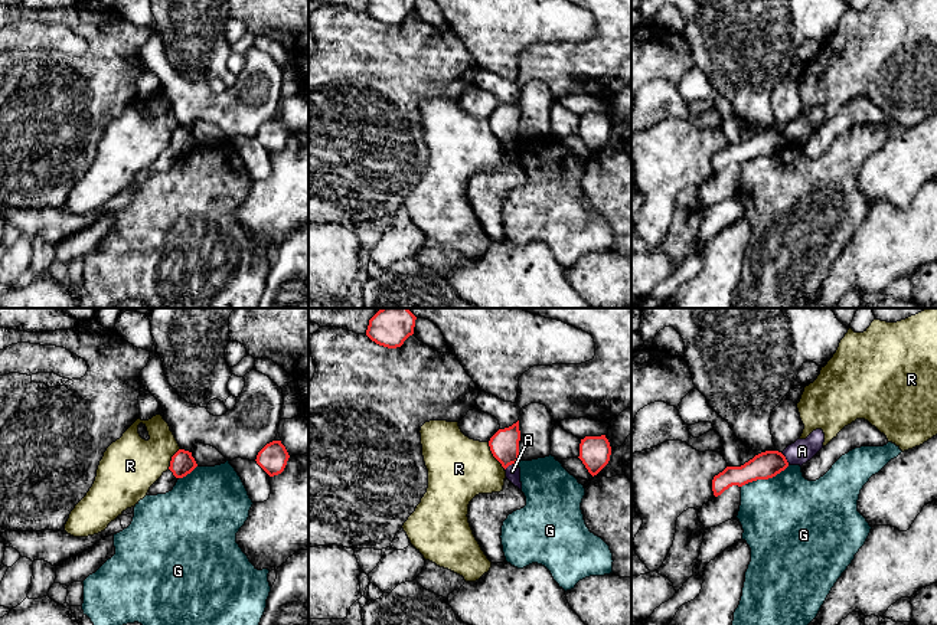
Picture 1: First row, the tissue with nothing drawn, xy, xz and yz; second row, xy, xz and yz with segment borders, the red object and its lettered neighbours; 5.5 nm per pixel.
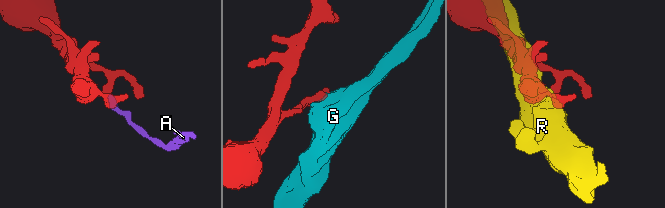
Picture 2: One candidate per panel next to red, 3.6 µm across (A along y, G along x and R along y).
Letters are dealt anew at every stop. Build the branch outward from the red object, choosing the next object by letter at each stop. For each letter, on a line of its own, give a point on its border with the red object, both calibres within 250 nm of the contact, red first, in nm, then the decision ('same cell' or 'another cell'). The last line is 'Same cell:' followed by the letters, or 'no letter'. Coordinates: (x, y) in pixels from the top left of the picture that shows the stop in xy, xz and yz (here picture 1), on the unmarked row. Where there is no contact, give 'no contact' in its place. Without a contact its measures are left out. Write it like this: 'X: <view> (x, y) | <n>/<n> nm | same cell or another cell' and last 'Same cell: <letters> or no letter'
A: xz (511, 141) | 160/80 nm | another cell
G: yz (764, 156) | 150/480 nm | another cell
R: xz (493, 133) | 160/360 nm | another cell
Same cell: no letter

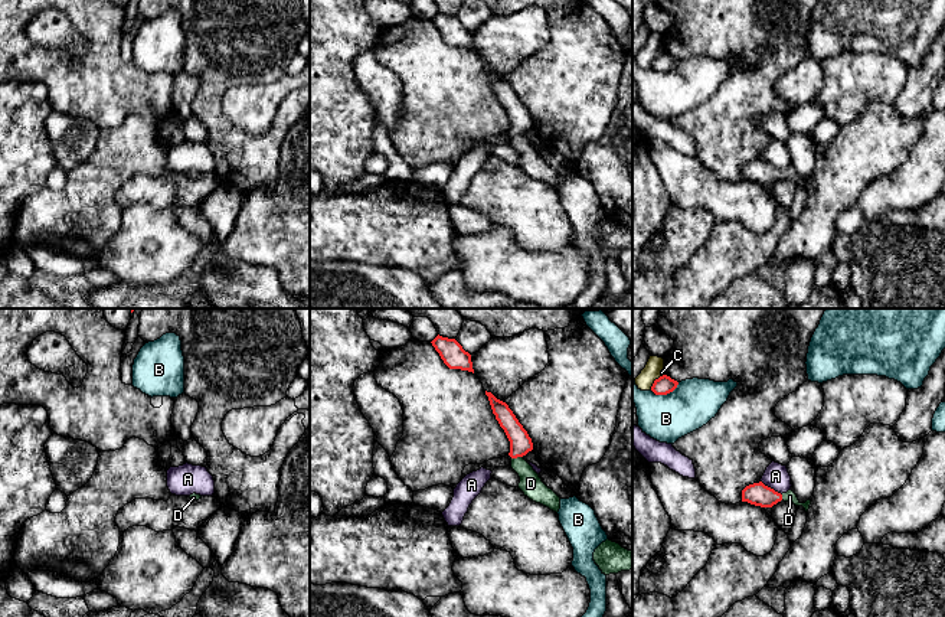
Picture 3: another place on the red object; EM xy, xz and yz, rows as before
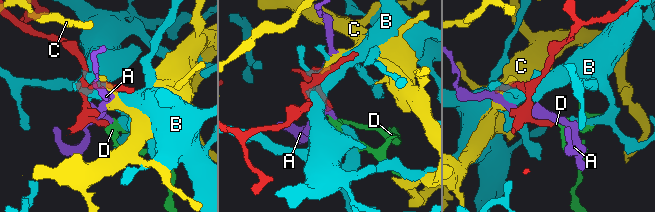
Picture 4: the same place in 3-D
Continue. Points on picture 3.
A: yz (769, 165) | 130/140 nm | another cell
B: yz (666, 71) | 100/260 nm | another cell
C: yz (654, 58) | 100/110 nm | another cell
D: xz (516, 134) | 120/120 nm | same cell
Same cell: D

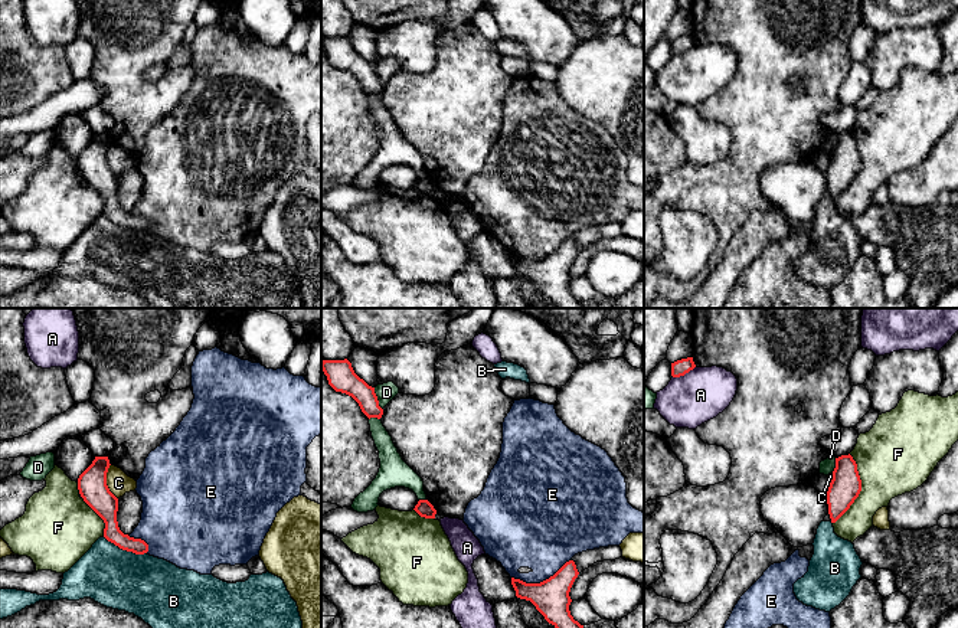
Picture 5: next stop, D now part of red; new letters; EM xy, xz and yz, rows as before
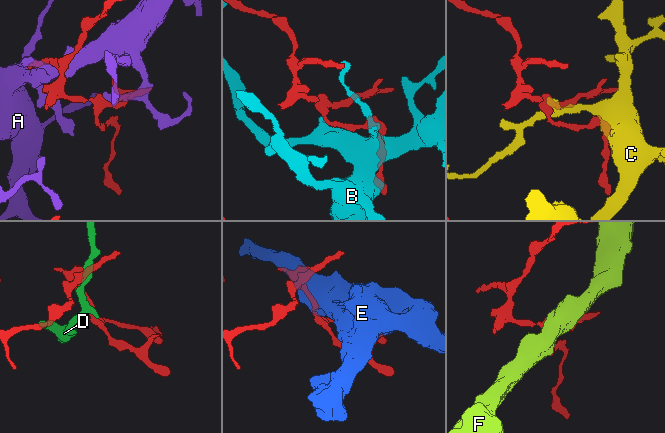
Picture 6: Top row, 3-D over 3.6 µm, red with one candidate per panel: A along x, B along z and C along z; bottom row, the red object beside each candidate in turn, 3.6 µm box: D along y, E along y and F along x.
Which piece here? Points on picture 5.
A: yz (683, 52) | 90/300 nm | another cell
B: xy (124, 226) | 120/340 nm | another cell
C: xy (105, 159) | 160/130 nm | another cell
D: xz (376, 77) | 160/100 nm | another cell
E: xz (540, 259) | 200/380 nm | another cell
F: yz (860, 166) | 170/400 nm | another cell
Same cell: no letter

